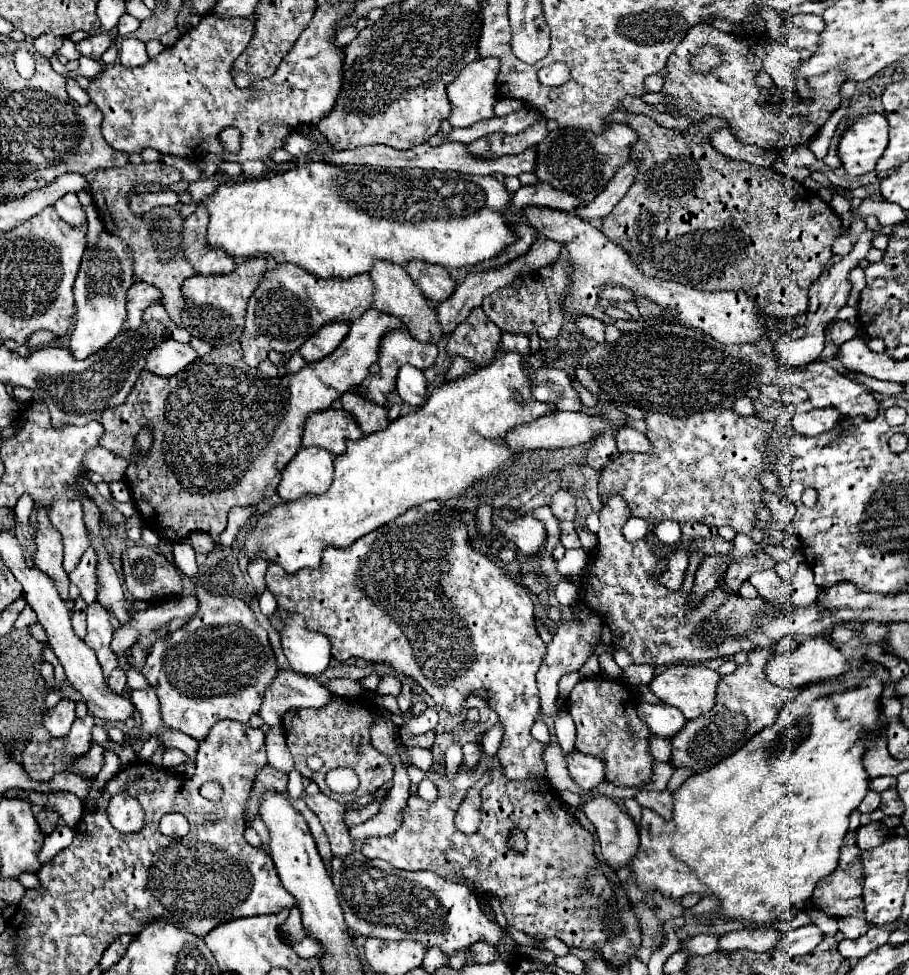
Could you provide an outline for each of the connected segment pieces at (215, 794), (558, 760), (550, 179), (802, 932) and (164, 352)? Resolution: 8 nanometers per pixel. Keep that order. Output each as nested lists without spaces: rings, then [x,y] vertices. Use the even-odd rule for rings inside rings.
[[[210,781],[201,786],[200,794],[213,802],[217,802],[221,799],[223,790],[219,783]]]
[[[548,742],[546,744],[546,750],[544,750],[546,758],[546,776],[548,776],[548,782],[556,788],[556,790],[570,790],[570,792],[576,792],[580,796],[584,796],[584,800],[590,800],[590,794],[584,792],[584,790],[576,790],[576,784],[572,784],[570,780],[570,774],[566,770],[566,760],[564,760],[564,754],[562,754],[562,748],[558,742]]]
[[[612,122],[612,126],[598,136],[584,130],[554,130],[538,146],[536,176],[540,182],[548,182],[556,190],[570,192],[582,202],[582,206],[588,206],[606,188],[616,170],[630,160],[630,150],[636,142],[636,130],[618,122]]]
[[[806,924],[802,928],[782,932],[776,948],[782,948],[784,952],[788,952],[792,956],[808,954],[808,952],[812,952],[818,946],[820,938],[824,938],[822,930],[818,926],[814,926],[814,924]]]
[[[168,338],[150,350],[146,358],[146,368],[156,376],[174,376],[190,362],[194,362],[196,356],[198,354],[196,350],[192,350],[190,344],[182,344]]]

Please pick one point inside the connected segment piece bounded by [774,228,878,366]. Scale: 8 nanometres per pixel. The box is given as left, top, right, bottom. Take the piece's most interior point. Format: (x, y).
(829, 293)

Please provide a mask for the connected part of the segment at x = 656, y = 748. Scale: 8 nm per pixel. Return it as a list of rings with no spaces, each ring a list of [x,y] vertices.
[[[654,736],[652,738],[652,756],[656,760],[664,760],[668,762],[672,758],[672,742],[668,738],[658,738]]]

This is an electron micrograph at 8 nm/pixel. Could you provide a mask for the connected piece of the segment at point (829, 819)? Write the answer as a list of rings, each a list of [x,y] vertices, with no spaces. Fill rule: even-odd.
[[[868,678],[858,688],[842,688],[842,690],[834,690],[832,694],[826,694],[826,696],[822,696],[818,692],[810,692],[810,688],[808,688],[802,694],[798,694],[792,702],[788,702],[784,706],[784,710],[776,718],[774,726],[770,726],[770,730],[762,730],[756,736],[758,740],[750,738],[744,744],[744,748],[740,748],[736,754],[728,756],[724,762],[718,762],[718,764],[706,768],[704,772],[698,772],[698,774],[692,774],[690,778],[686,778],[682,782],[682,786],[672,792],[674,810],[672,810],[672,818],[670,820],[664,820],[654,810],[642,808],[640,850],[634,856],[634,860],[632,860],[632,870],[634,870],[636,886],[642,892],[660,892],[666,898],[682,898],[686,894],[700,894],[700,898],[716,896],[720,900],[720,908],[714,910],[712,914],[716,914],[720,918],[726,918],[726,920],[748,920],[748,922],[754,922],[754,924],[772,924],[788,908],[802,910],[808,904],[816,882],[820,878],[832,874],[832,870],[834,870],[834,866],[838,862],[840,842],[842,842],[844,834],[848,832],[850,812],[854,808],[858,808],[858,804],[862,802],[862,798],[868,792],[868,774],[866,774],[866,770],[862,766],[862,754],[876,740],[876,736],[868,738],[868,732],[876,730],[880,726],[878,724],[880,722],[880,718],[878,718],[880,694],[882,694],[882,682],[878,678]]]

